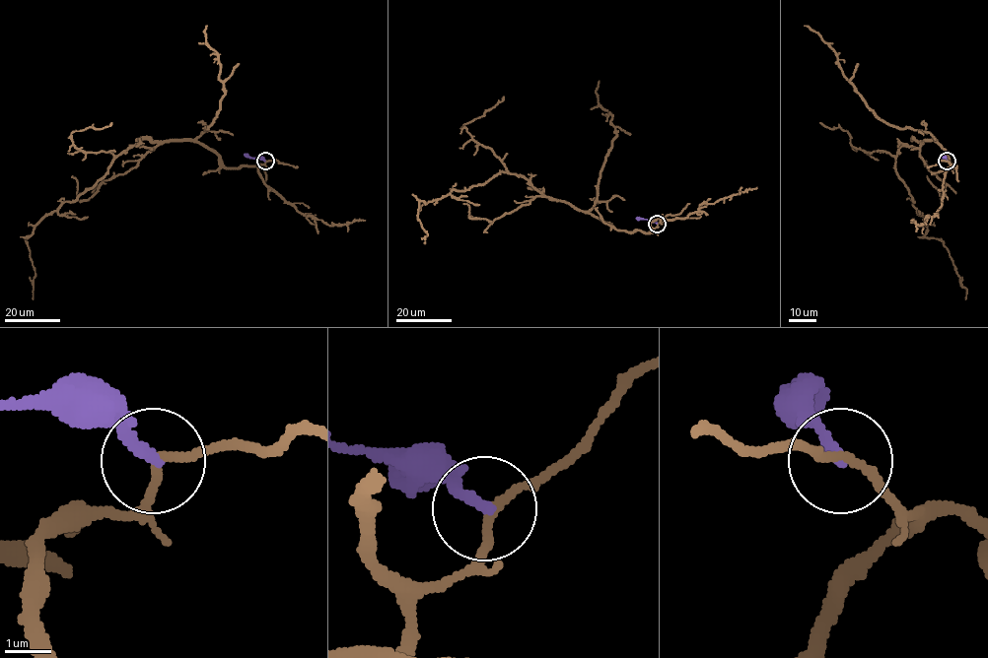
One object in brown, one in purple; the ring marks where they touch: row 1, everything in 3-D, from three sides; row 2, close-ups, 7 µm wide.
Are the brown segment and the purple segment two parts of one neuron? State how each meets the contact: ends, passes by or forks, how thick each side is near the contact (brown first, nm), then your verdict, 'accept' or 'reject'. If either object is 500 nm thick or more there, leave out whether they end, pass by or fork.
brown passes by; purple ends; calibres 170 and 240 nm; reject

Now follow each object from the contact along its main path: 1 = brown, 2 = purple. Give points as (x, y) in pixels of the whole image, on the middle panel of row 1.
1: (657, 224), (652, 232), (618, 230), (544, 195), (526, 179), (500, 172), (484, 183), (419, 202), (425, 242)
2: (657, 224), (636, 218)

